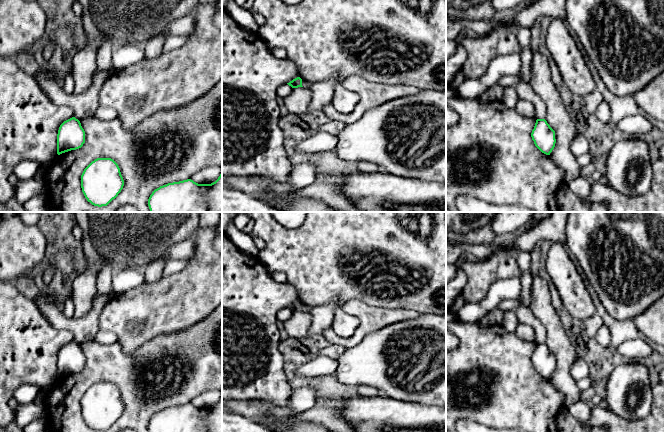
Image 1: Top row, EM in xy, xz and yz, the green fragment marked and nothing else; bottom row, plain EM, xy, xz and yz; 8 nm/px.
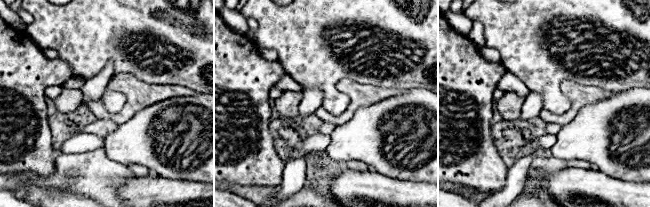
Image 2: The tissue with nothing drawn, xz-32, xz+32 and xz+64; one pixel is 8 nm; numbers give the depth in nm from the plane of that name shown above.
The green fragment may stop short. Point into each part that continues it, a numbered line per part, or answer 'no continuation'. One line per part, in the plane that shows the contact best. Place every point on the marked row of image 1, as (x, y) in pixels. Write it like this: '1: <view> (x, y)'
no continuation

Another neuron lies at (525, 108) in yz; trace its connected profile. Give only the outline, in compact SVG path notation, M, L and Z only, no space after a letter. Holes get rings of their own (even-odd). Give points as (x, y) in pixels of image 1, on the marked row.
M518 99L516 108L517 112L525 117L536 118L535 108L529 101Z

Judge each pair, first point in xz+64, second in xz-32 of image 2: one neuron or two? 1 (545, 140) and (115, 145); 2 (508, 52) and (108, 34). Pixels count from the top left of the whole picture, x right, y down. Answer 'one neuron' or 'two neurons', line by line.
1: two neurons
2: one neuron

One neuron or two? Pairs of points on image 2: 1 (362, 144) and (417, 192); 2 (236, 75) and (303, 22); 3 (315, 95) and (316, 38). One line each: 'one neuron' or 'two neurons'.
1: two neurons
2: two neurons
3: two neurons

